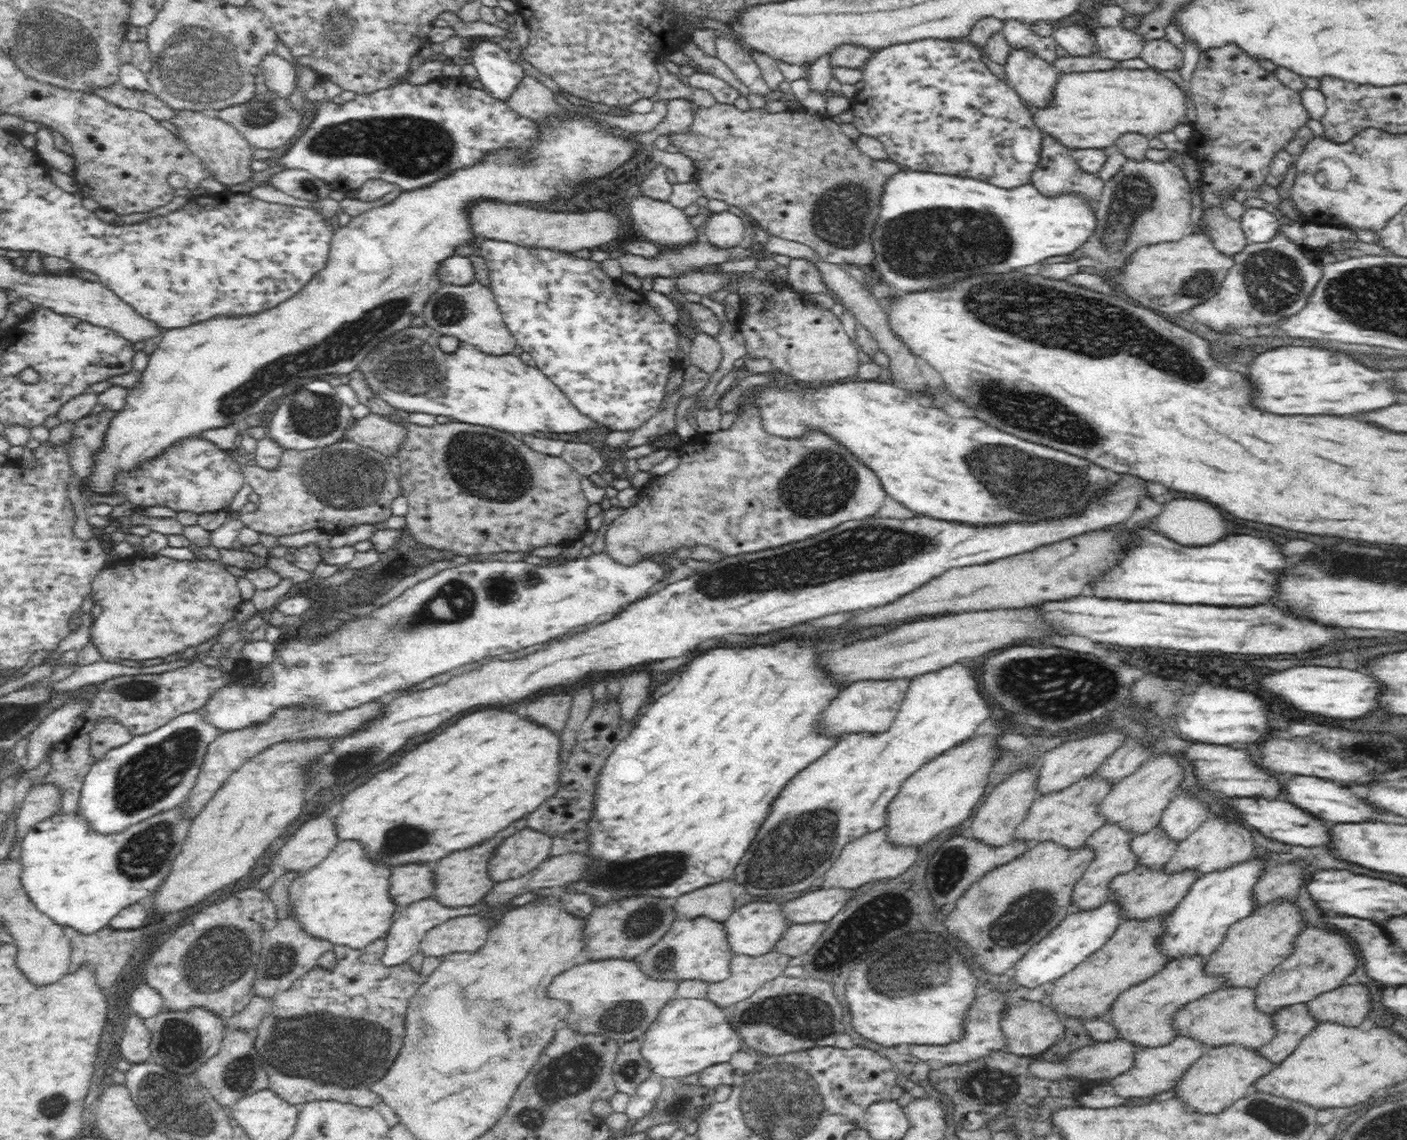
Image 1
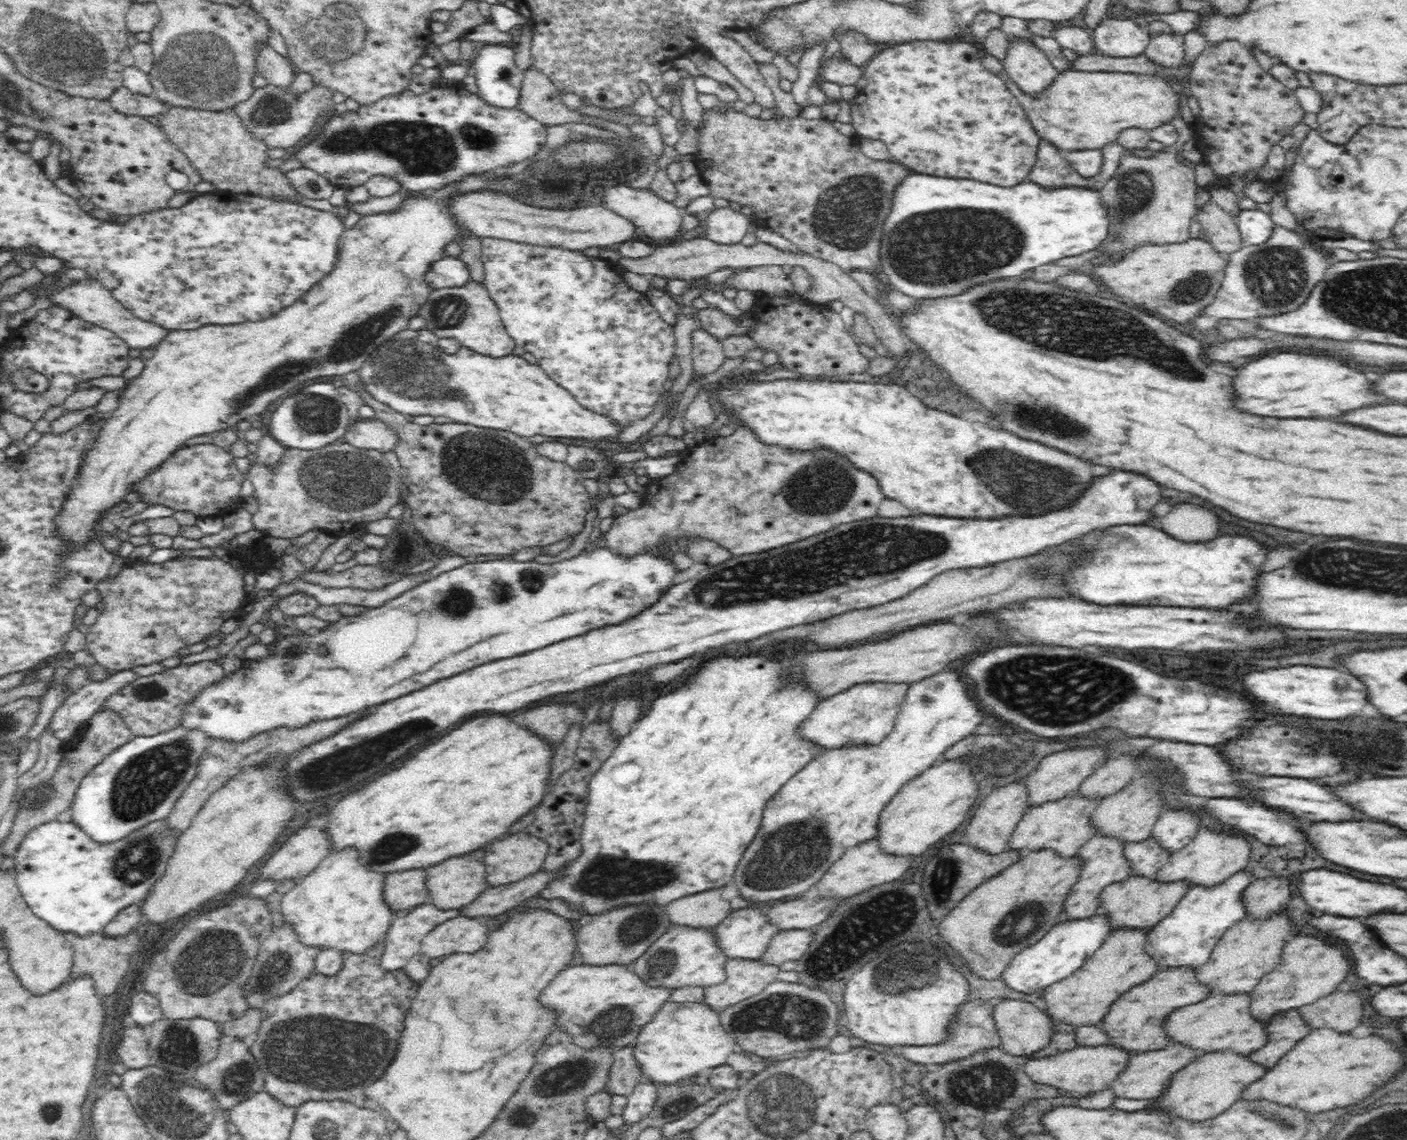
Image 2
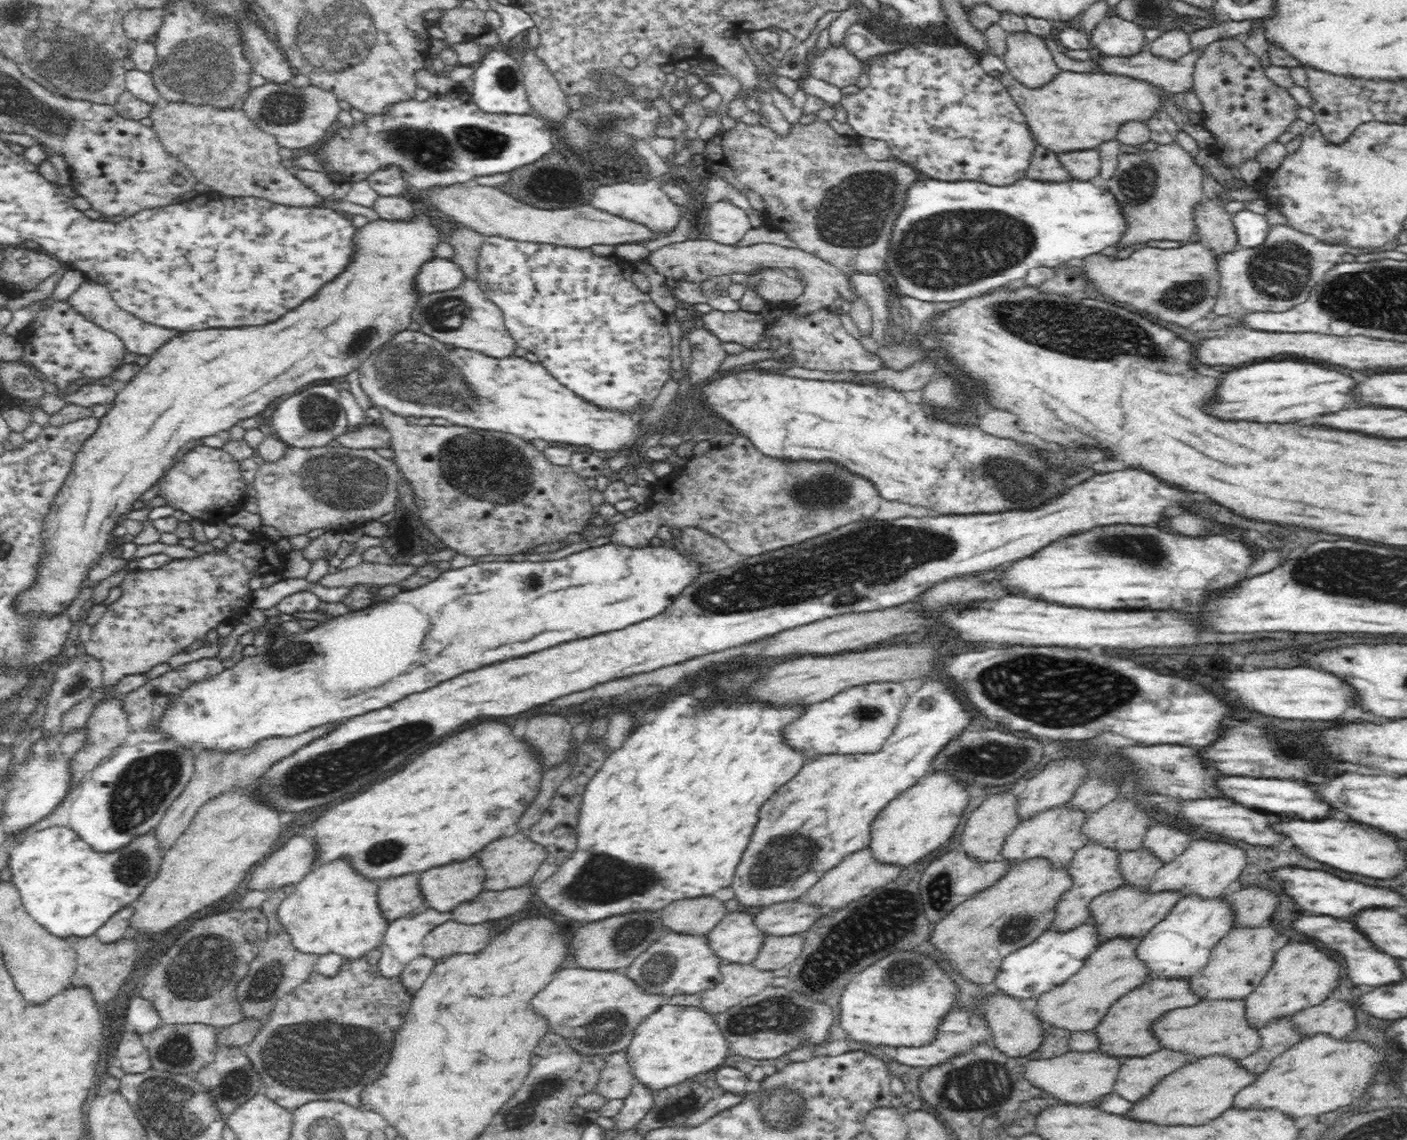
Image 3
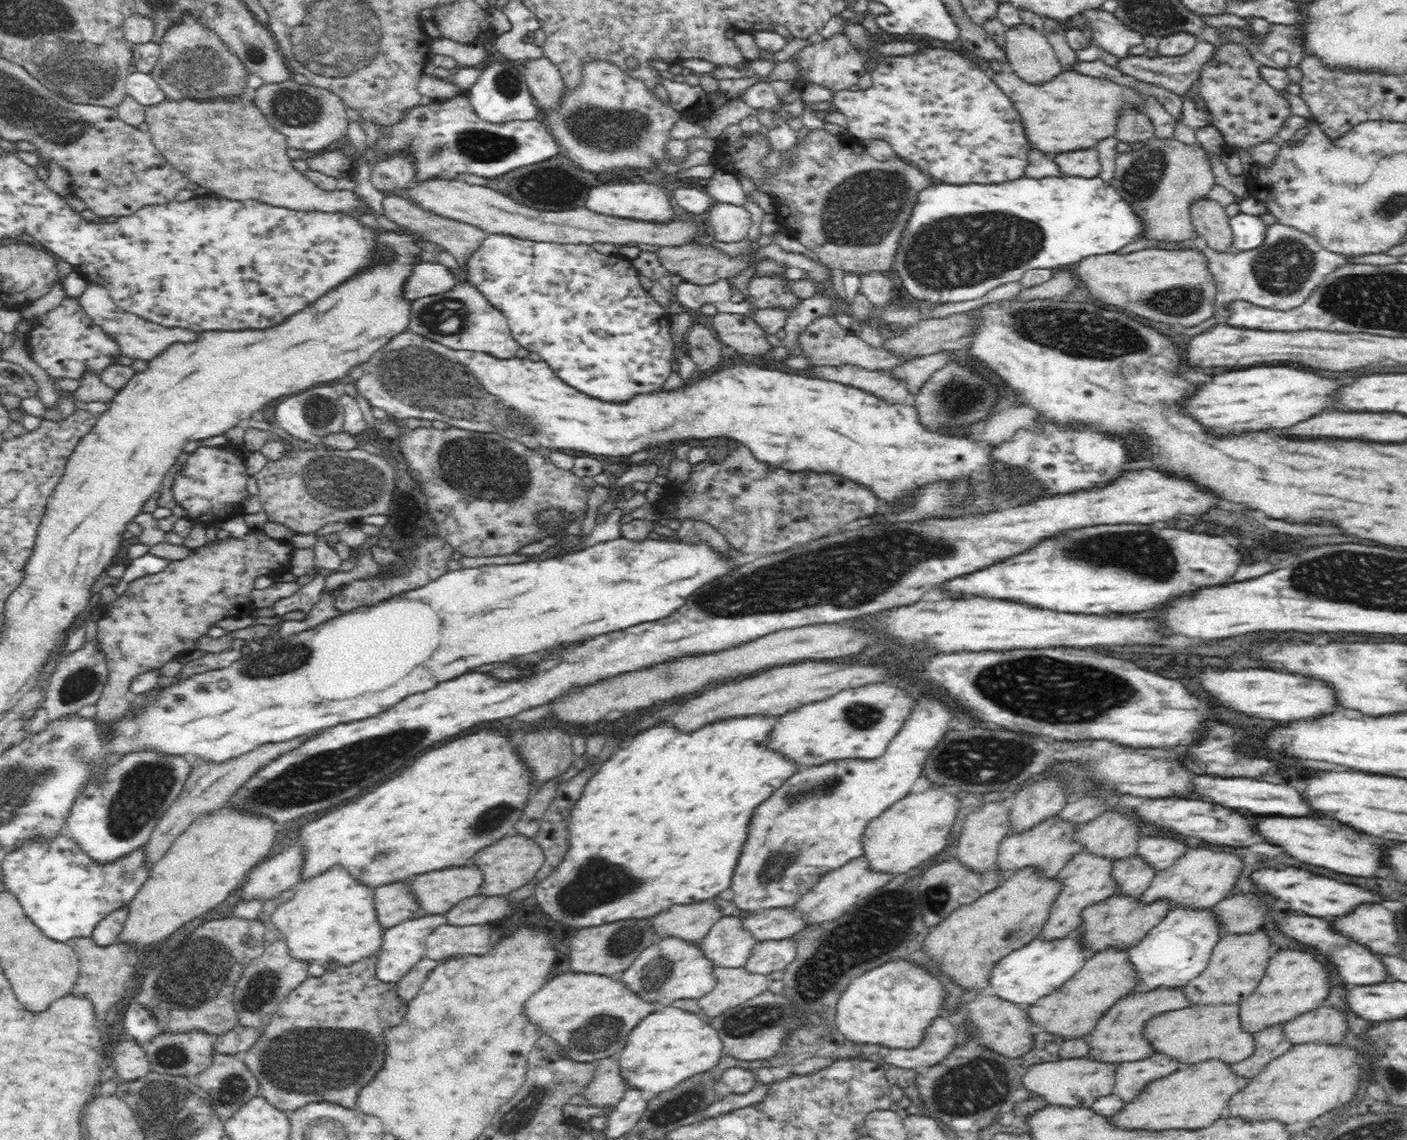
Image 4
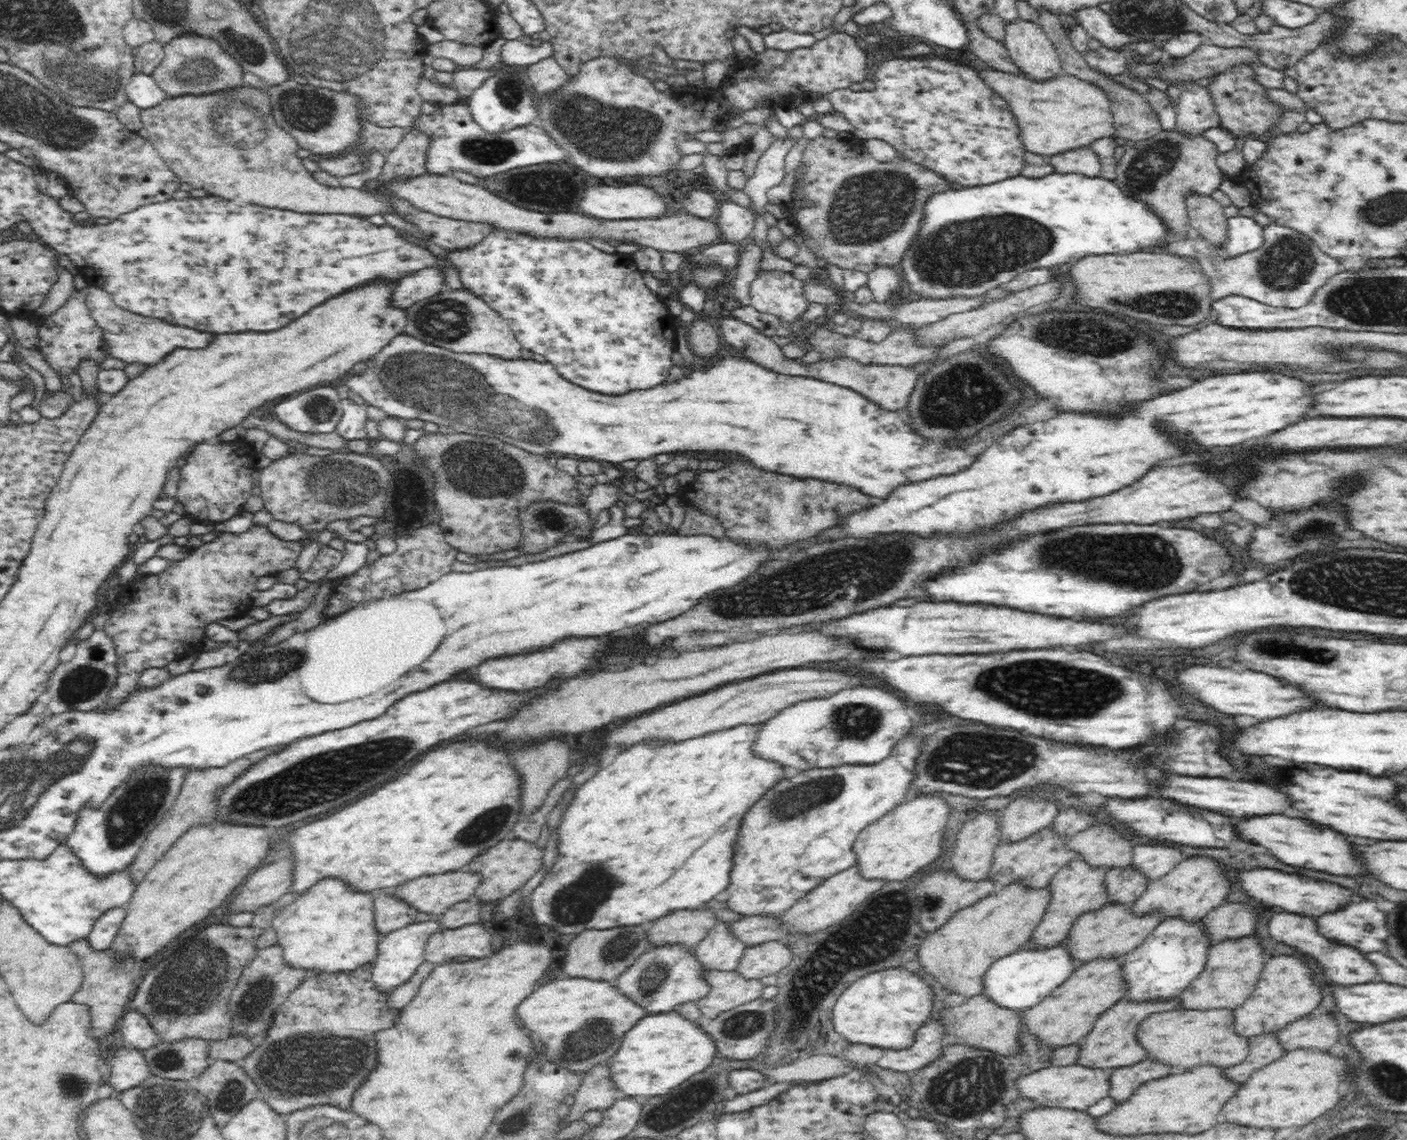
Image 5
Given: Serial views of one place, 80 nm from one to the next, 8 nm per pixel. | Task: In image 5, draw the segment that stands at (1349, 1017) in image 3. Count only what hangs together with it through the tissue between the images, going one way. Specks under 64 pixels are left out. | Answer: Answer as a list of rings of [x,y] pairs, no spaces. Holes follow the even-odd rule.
[[[1310,1015],[1285,1026],[1279,1033],[1275,1034],[1277,1043],[1284,1052],[1295,1050],[1314,1050],[1314,1052],[1326,1052],[1338,1042],[1338,1028],[1336,1028],[1336,1018],[1330,1016],[1319,1016],[1318,1018]]]

